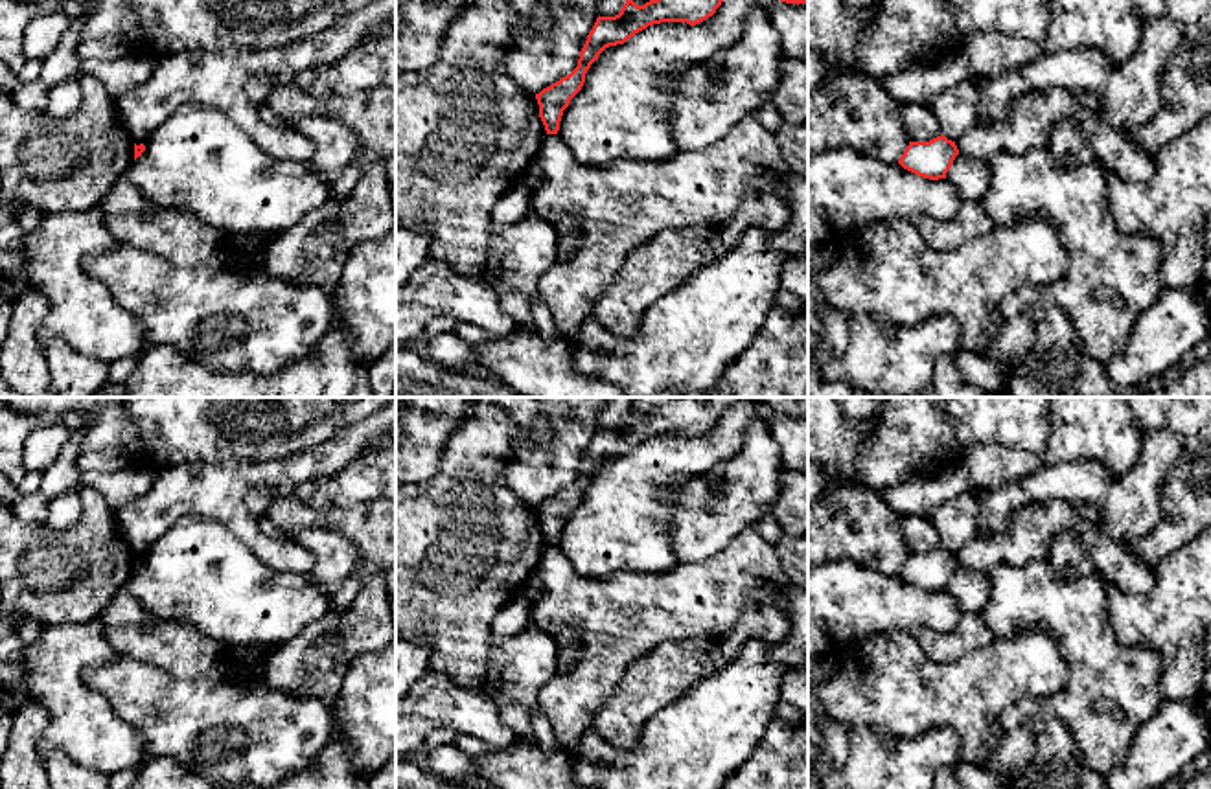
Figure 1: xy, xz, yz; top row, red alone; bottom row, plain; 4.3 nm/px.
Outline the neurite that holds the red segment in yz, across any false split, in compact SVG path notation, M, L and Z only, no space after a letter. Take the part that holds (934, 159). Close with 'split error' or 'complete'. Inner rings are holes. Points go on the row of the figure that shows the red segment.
M937 136L929 142L909 142L898 164L924 178L946 178L959 149L946 136Z | complete

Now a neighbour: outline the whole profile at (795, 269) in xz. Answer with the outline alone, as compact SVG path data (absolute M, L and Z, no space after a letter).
M808 256L790 257L784 263L782 289L808 303Z

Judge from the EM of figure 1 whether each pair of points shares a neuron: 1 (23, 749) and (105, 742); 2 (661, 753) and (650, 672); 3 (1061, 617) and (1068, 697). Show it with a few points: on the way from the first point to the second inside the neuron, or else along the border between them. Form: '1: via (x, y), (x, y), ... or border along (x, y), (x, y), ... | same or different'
1: border along (39, 705), (48, 716), (37, 743), (45, 760) | different
2: border along (694, 686), (661, 708), (632, 745) | different
3: via (1079, 637), (1079, 677) | same

